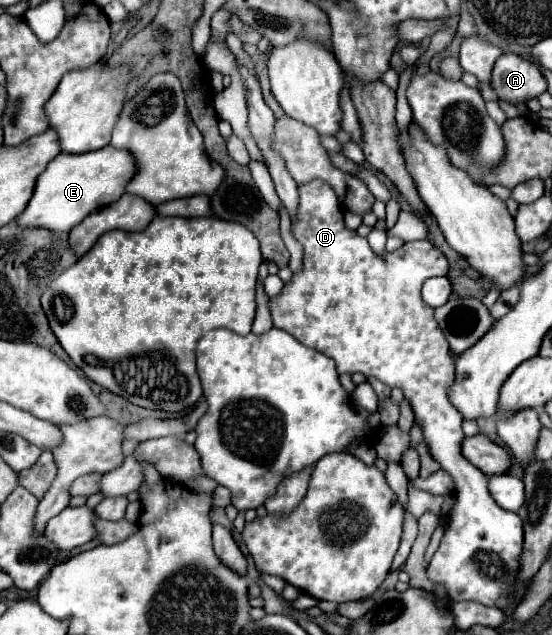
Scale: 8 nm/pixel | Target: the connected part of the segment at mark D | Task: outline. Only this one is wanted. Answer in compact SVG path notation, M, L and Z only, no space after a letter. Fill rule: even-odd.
M310 181L306 185L300 185L298 189L298 223L292 225L292 233L304 247L304 269L302 273L294 275L288 285L284 285L278 297L270 299L274 327L292 333L292 337L296 337L306 347L312 347L334 359L336 371L340 375L352 375L360 371L366 377L378 377L382 383L390 387L400 387L404 391L404 397L410 401L416 413L416 421L424 427L424 437L428 441L432 457L456 481L456 503L448 513L448 525L440 547L434 553L432 563L428 565L428 577L434 583L442 583L452 601L478 601L482 605L498 609L520 603L526 595L528 583L520 583L514 593L512 587L516 587L518 553L522 553L522 521L516 513L502 511L496 505L496 501L488 493L488 477L462 455L462 415L458 413L458 409L454 409L448 395L454 383L454 357L434 319L434 311L424 305L420 297L420 287L428 277L448 275L448 259L426 239L404 243L394 253L378 257L372 253L364 237L358 237L356 231L346 229L338 197L330 185L326 185L324 181Z

